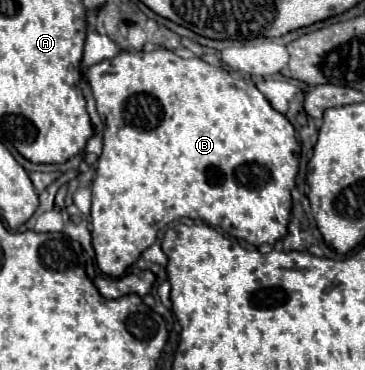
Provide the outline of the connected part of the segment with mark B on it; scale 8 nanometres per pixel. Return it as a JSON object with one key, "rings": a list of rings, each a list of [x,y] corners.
{"rings":[[[160,48],[154,52],[126,52],[122,50],[118,56],[110,60],[102,60],[94,66],[88,68],[86,72],[88,84],[92,88],[92,94],[96,98],[96,108],[98,114],[104,120],[104,150],[98,158],[98,168],[96,168],[96,180],[92,182],[92,246],[96,250],[96,262],[98,268],[108,274],[108,276],[122,276],[128,266],[132,266],[140,254],[156,242],[156,232],[168,226],[174,220],[180,218],[192,218],[192,220],[204,220],[206,224],[232,234],[240,240],[246,240],[254,246],[270,244],[274,246],[278,240],[282,240],[288,234],[288,222],[290,222],[290,210],[292,210],[292,188],[296,186],[296,174],[298,174],[298,156],[300,156],[300,142],[296,140],[296,130],[288,122],[284,114],[272,108],[268,98],[256,88],[254,82],[248,82],[244,78],[238,78],[230,74],[228,70],[216,68],[196,56],[192,58],[182,58],[172,50]]]}

